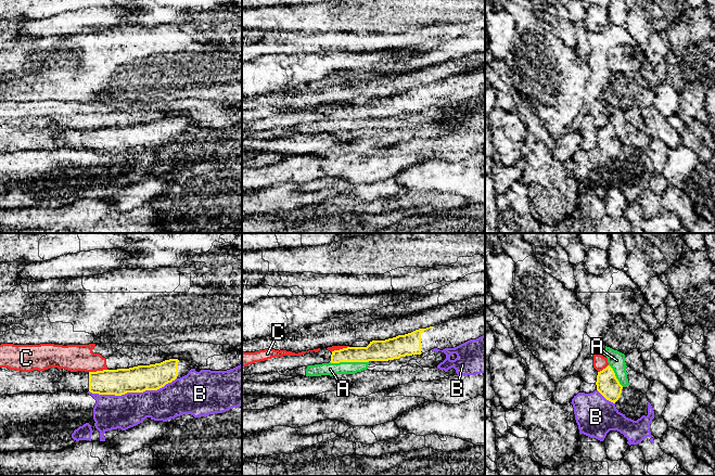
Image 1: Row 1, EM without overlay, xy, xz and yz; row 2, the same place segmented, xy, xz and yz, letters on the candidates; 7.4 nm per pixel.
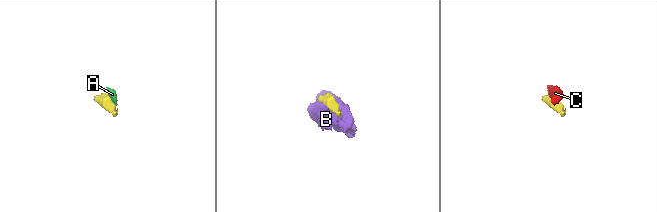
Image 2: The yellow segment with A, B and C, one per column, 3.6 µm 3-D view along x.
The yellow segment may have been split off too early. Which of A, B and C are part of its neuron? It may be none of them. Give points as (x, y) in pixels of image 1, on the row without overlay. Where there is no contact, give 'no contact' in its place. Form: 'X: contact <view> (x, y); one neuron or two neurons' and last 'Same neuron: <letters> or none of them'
A: contact xz (349, 118); two neurons
B: contact xy (132, 149); two neurons
C: contact xy (98, 128); two neurons
Same neuron: none of them

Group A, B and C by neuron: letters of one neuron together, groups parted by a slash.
A / B / C

